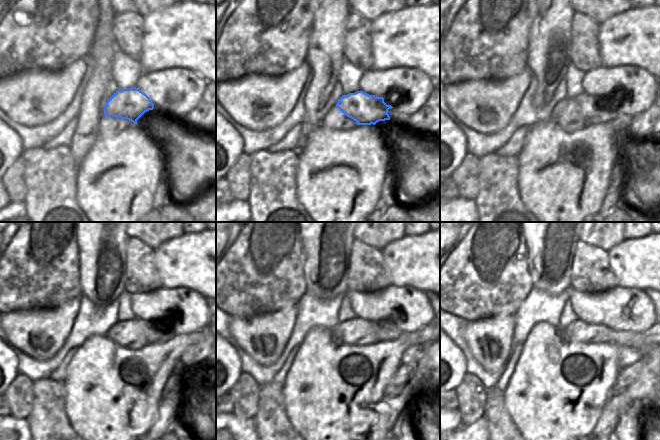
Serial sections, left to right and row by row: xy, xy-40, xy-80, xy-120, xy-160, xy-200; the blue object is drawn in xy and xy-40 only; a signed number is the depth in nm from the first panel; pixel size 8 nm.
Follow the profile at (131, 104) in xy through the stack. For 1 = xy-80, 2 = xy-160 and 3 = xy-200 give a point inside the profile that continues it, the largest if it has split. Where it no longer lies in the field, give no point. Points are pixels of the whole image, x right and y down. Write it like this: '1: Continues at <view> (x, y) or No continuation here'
1: Continues at xy-80 (594, 111)
2: Continues at xy-160 (384, 332)
3: Continues at xy-200 (631, 339).

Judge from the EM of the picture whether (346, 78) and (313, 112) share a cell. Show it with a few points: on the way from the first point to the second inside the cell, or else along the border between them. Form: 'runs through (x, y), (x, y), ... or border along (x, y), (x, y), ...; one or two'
border along (344, 59), (337, 80); two

